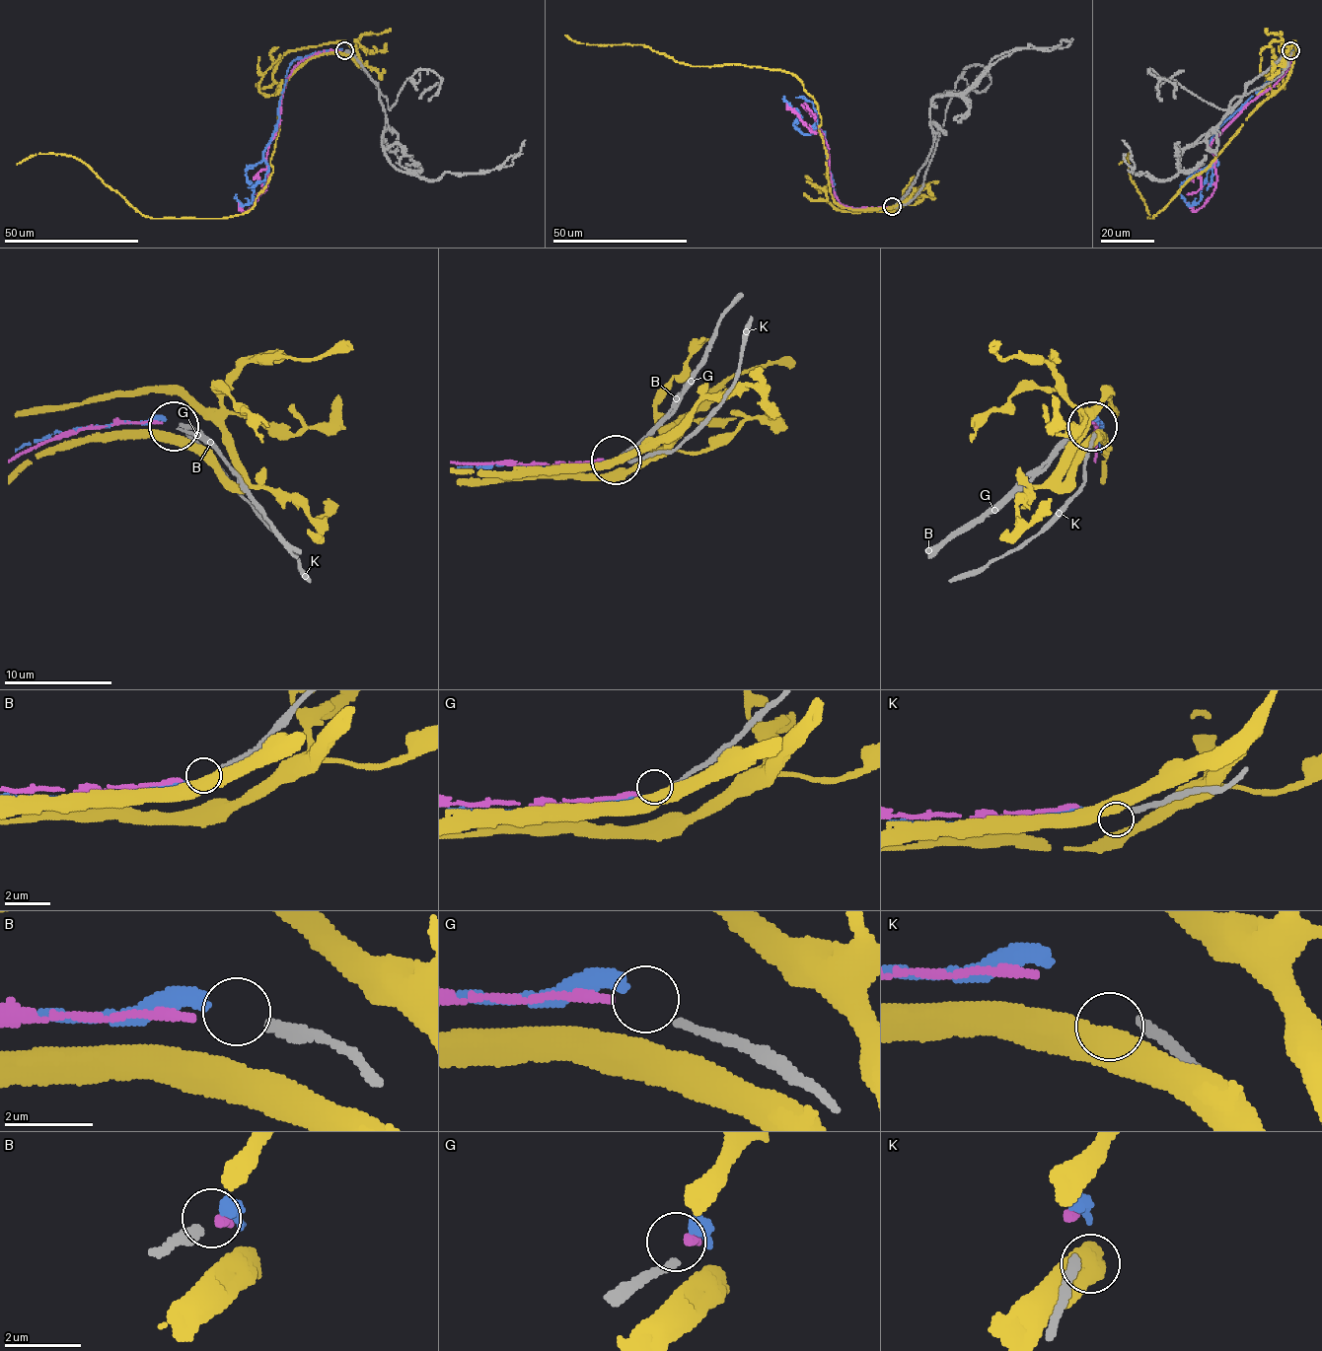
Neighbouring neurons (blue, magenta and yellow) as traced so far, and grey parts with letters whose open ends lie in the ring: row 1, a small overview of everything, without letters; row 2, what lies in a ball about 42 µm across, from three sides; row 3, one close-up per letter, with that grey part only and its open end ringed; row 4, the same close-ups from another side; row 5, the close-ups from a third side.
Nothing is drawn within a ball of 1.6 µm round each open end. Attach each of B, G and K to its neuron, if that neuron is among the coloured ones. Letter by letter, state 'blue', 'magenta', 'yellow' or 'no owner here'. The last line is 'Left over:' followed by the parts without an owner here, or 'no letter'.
B: blue
G: magenta
K: no owner here
Left over: K

